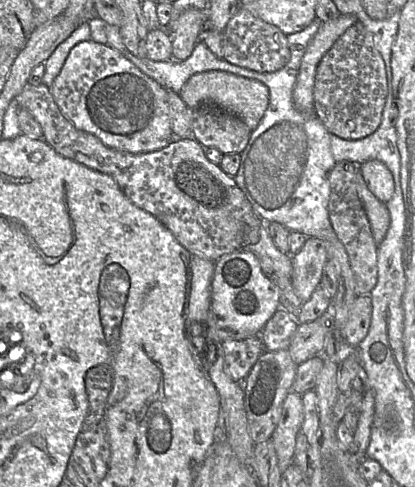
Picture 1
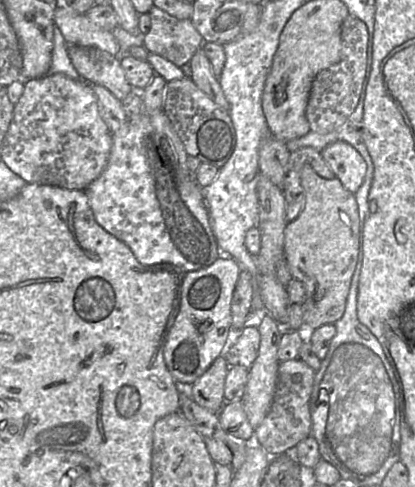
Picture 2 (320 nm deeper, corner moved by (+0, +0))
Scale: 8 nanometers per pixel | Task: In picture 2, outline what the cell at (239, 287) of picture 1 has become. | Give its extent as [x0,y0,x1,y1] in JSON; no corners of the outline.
[164,253,241,384]

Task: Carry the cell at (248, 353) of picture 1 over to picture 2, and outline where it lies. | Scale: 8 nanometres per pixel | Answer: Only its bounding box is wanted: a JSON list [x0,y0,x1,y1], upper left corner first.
[192,355,229,412]

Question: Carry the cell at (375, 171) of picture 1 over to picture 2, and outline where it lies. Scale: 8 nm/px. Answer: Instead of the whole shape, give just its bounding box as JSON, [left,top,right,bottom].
[319,141,367,194]

